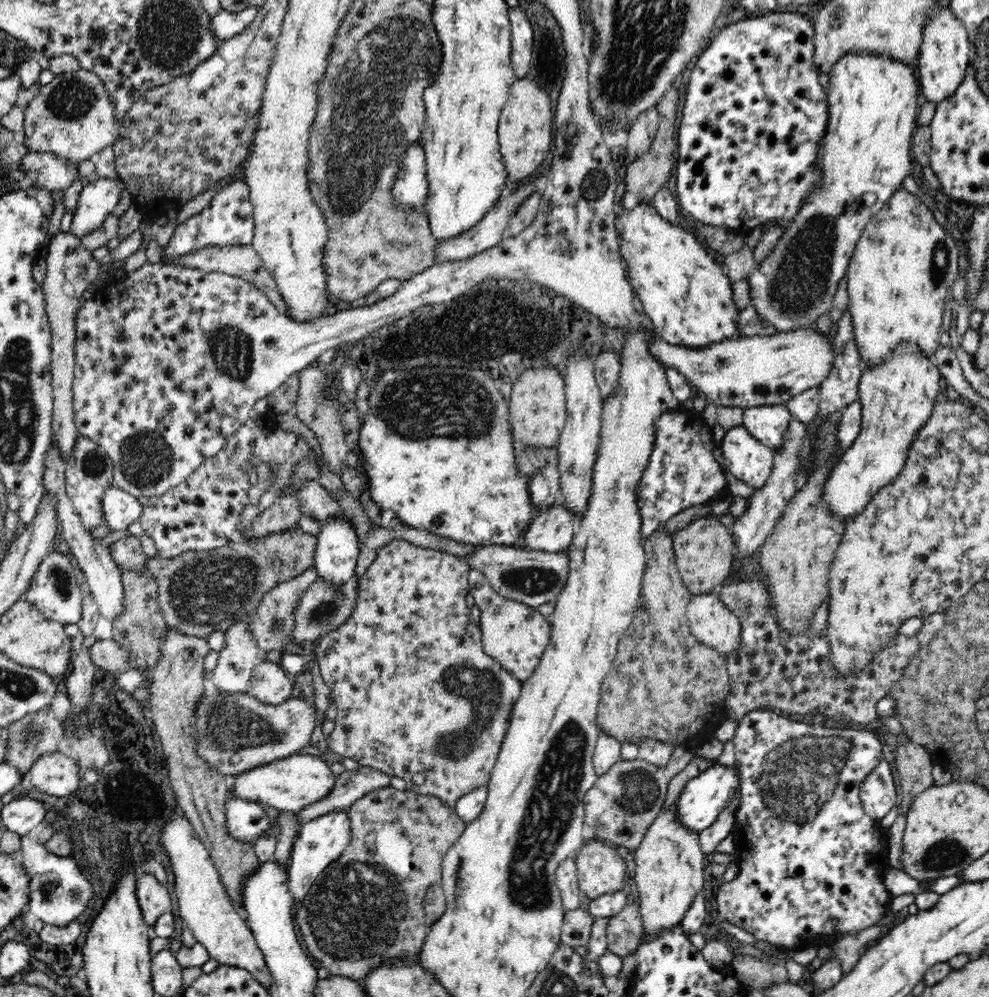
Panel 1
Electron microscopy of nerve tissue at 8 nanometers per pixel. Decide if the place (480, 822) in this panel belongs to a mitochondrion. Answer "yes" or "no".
no

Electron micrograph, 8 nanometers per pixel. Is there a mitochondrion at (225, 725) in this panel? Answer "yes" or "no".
yes

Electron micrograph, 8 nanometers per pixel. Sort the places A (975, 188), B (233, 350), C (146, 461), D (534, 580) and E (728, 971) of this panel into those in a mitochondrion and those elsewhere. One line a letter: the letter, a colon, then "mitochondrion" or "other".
A: other
B: mitochondrion
C: mitochondrion
D: mitochondrion
E: other

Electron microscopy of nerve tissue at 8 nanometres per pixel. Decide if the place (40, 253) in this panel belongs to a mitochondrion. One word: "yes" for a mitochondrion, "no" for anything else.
no

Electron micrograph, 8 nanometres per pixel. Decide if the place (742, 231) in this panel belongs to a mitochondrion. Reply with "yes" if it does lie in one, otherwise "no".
no

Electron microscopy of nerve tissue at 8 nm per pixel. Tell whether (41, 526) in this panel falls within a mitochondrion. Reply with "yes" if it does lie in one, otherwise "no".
no

